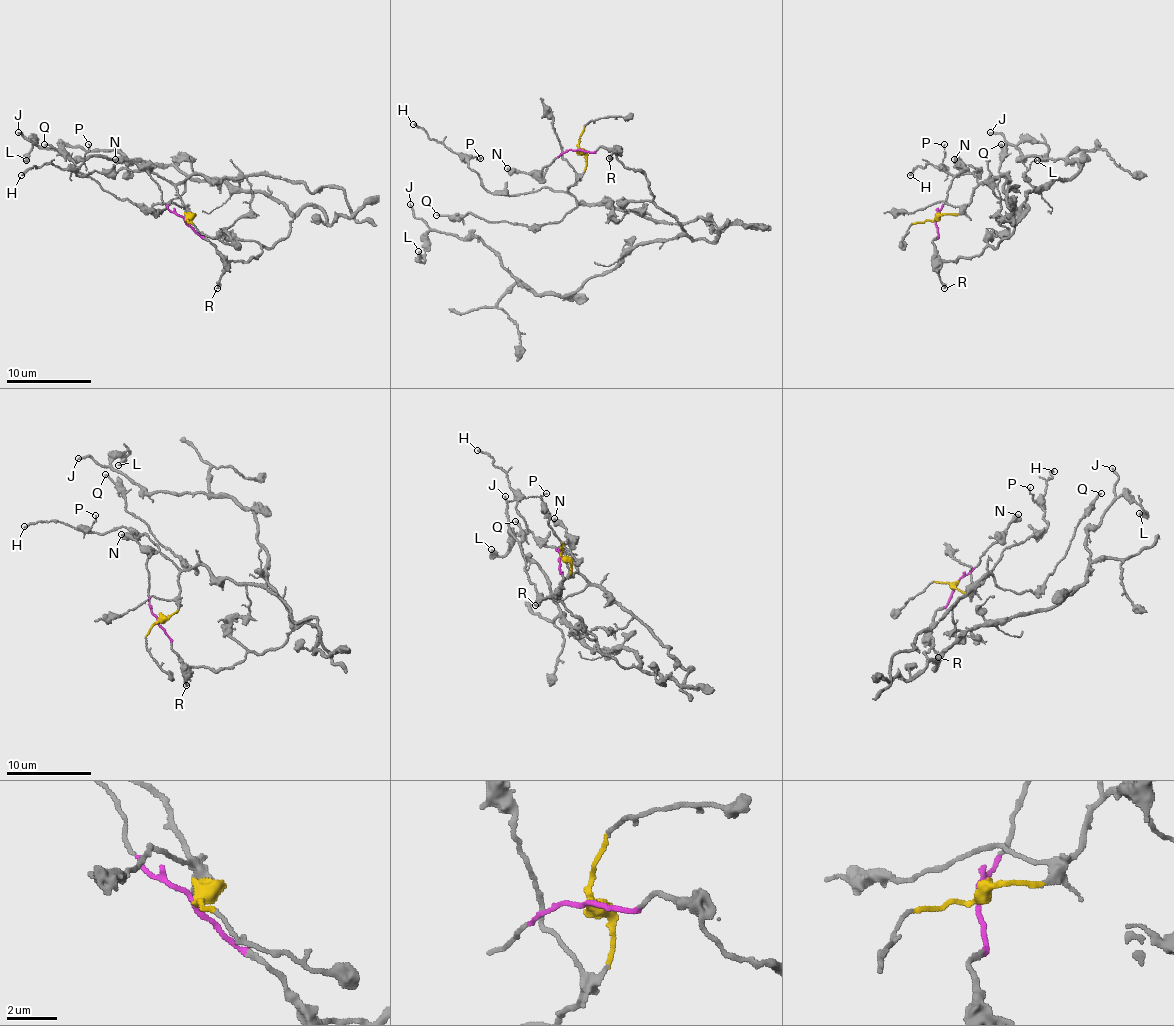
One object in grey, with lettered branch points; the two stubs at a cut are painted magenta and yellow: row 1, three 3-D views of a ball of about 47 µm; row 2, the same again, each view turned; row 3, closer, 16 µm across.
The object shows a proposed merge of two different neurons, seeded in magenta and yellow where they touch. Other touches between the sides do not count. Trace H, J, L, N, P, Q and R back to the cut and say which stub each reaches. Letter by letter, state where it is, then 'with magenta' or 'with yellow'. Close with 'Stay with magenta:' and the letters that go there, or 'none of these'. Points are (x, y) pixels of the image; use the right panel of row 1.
H: (910, 175) | with yellow
J: (990, 132) | with magenta
L: (1037, 160) | with magenta
N: (954, 159) | with magenta
P: (944, 144) | with yellow
Q: (1001, 144) | with yellow
R: (944, 288) | with magenta
Stay with magenta: J, L, N, R

